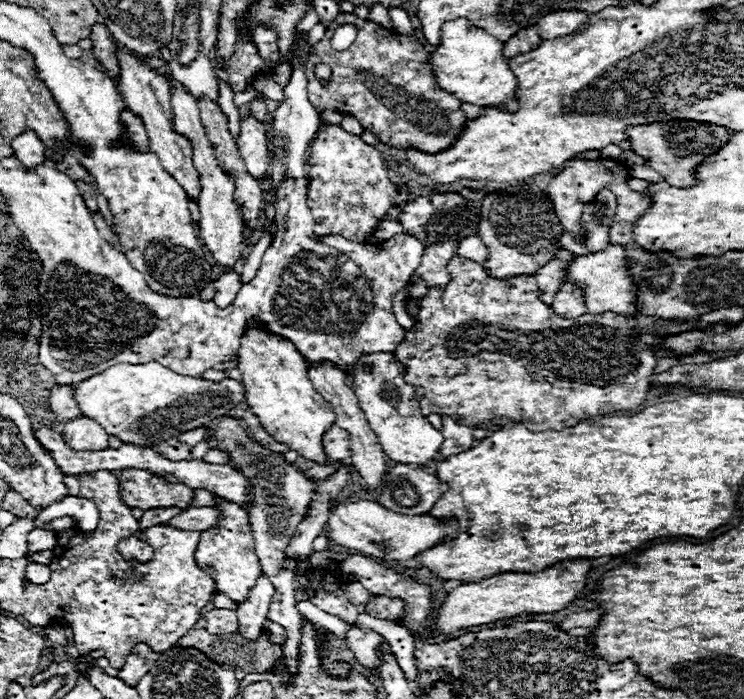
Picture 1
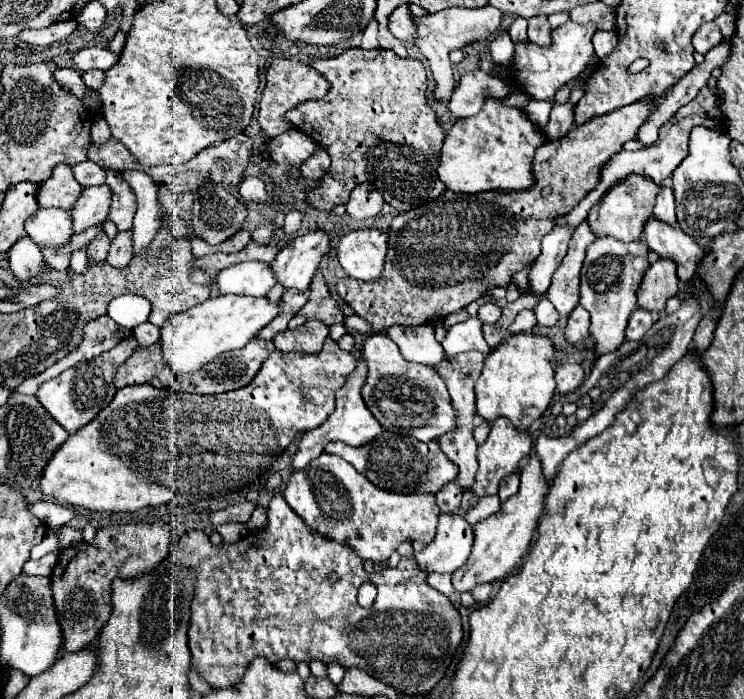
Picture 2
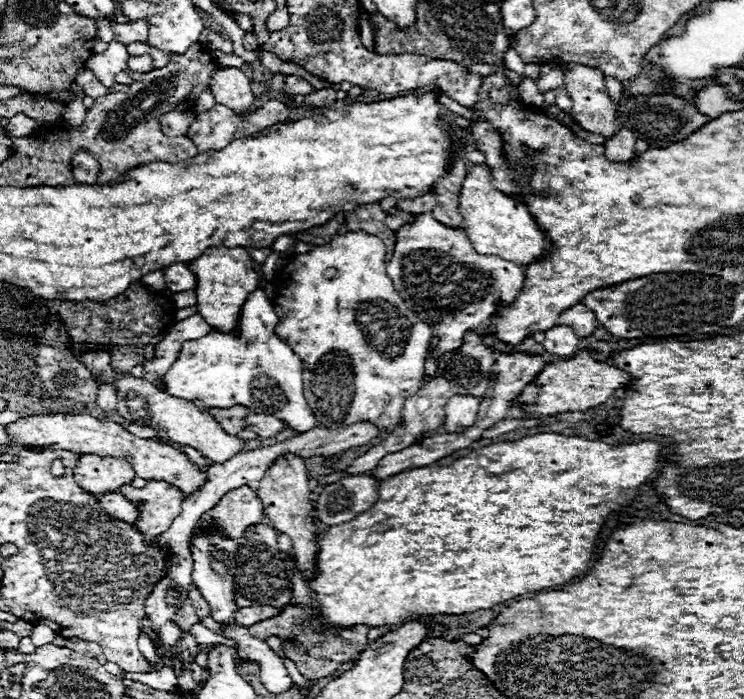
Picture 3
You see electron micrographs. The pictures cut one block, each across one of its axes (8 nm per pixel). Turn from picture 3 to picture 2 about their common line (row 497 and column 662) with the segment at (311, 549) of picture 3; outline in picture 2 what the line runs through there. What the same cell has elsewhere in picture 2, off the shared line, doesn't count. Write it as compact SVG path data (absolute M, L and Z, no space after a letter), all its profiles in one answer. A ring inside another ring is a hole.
M656 260L644 274L638 290L638 306L650 312L662 312L666 302L678 294L676 264L672 260Z

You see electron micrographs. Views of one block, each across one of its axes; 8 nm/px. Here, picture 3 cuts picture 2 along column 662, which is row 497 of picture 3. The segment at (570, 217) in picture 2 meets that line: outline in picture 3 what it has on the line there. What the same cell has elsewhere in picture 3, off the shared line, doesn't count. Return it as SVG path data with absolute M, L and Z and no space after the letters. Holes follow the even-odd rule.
M148 480L144 488L132 488L128 484L118 492L138 504L140 516L132 526L136 526L138 532L144 534L146 542L154 542L162 532L166 532L182 510L180 490L162 480Z

